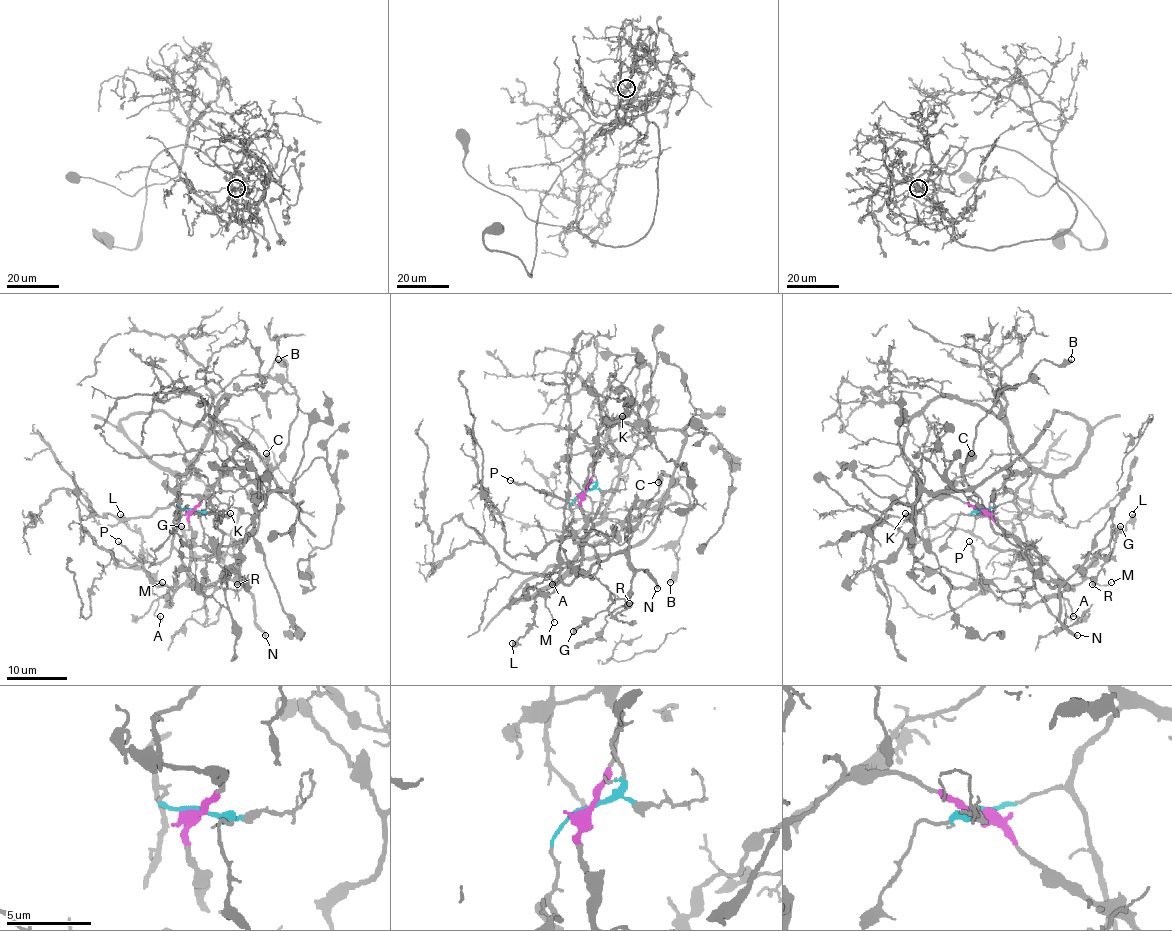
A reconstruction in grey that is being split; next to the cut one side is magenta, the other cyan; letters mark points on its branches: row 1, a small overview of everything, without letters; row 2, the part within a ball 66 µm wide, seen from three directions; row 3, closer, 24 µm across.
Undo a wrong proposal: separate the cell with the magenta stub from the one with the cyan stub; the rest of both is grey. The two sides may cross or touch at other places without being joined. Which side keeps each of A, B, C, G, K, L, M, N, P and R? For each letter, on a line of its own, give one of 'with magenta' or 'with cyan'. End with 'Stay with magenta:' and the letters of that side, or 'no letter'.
A: with magenta
B: with magenta
C: with magenta
G: with magenta
K: with magenta
L: with magenta
M: with magenta
N: with magenta
P: with magenta
R: with magenta
Stay with magenta: A, B, C, G, K, L, M, N, P, R

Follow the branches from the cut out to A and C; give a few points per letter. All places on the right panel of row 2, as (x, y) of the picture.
A: (981, 509), (1013, 536), (1026, 542), (1073, 589), (1063, 591), (1058, 595), (1064, 600), (1066, 614), (1073, 615)
C: (981, 509), (1061, 580), (1052, 586), (1041, 579), (1017, 544), (994, 530), (982, 499), (963, 476), (972, 453)

